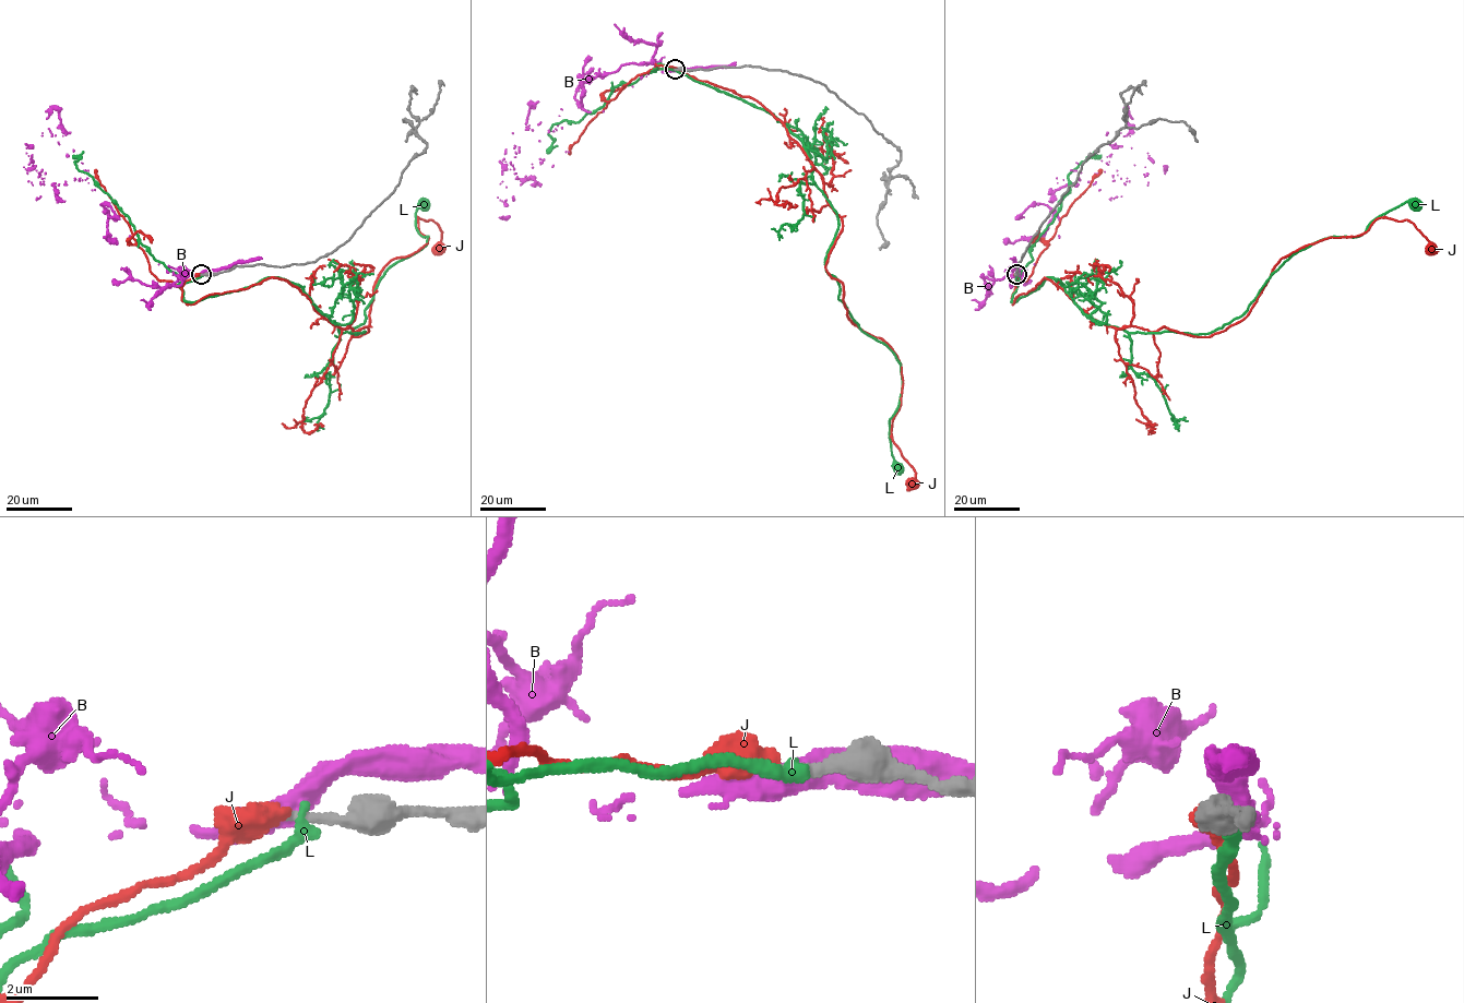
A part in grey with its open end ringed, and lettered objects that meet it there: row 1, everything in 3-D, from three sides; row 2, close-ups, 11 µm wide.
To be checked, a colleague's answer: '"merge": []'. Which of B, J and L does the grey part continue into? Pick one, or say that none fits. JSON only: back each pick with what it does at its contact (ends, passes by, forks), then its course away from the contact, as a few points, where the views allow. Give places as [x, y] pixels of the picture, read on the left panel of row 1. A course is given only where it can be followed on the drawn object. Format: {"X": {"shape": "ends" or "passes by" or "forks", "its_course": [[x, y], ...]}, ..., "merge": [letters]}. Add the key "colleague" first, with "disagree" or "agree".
{"colleague": "agree", "merge": []}

